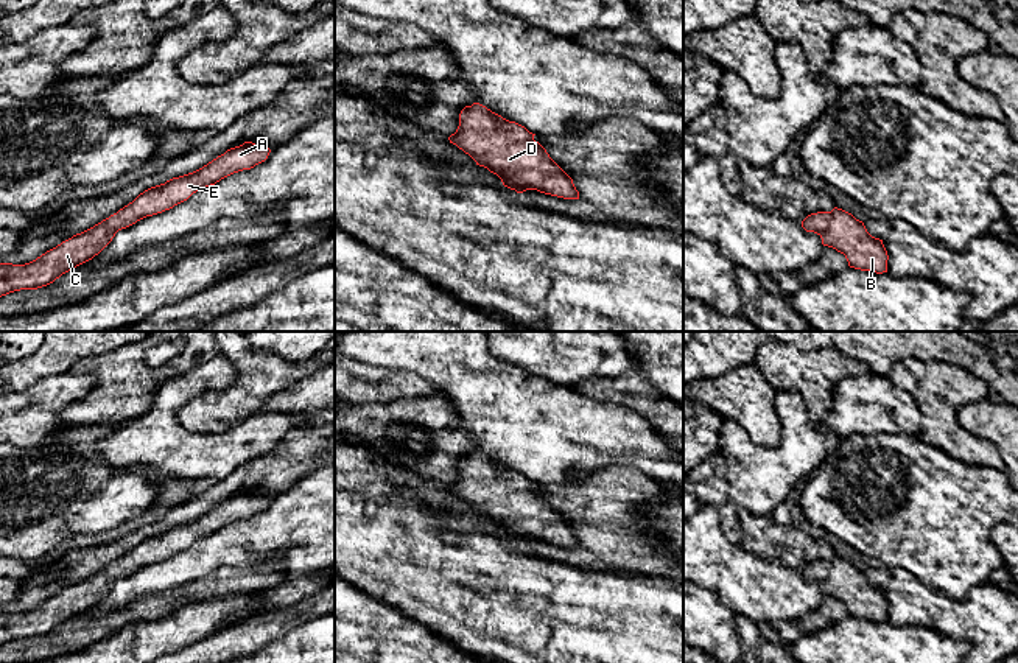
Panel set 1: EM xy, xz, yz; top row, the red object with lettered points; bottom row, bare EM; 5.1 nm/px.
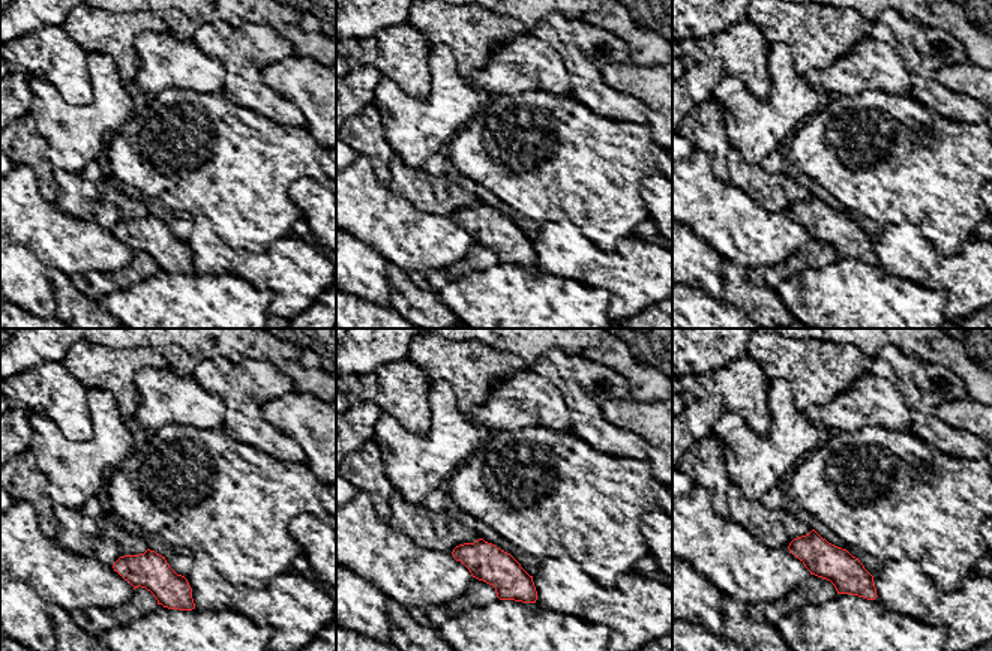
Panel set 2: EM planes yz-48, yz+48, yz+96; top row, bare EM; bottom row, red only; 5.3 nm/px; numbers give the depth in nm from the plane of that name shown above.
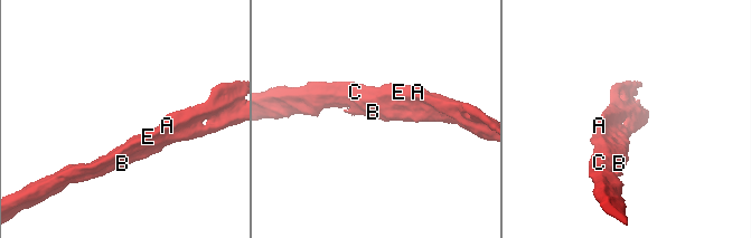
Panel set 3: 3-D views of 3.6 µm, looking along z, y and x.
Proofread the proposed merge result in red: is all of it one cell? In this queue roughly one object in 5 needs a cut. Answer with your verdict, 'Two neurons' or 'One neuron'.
One neuron

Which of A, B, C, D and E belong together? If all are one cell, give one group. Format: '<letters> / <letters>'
A B C D E

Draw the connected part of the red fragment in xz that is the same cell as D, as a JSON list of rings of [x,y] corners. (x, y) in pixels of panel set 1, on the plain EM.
[[[473,451],[461,459],[459,475],[448,489],[517,542],[537,538],[563,548],[579,548],[573,528],[534,484],[525,475]]]

